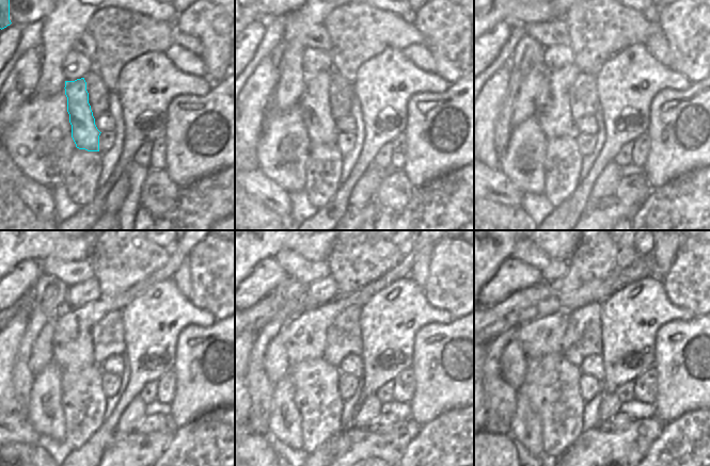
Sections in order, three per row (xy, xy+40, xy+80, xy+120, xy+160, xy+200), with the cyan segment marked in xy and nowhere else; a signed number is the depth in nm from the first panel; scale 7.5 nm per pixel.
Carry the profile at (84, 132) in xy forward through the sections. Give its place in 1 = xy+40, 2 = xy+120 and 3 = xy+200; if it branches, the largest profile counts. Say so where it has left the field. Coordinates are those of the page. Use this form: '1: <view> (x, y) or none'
1: xy+40 (315, 102)
2: xy+120 (72, 344)
3: xy+200 (543, 336)

